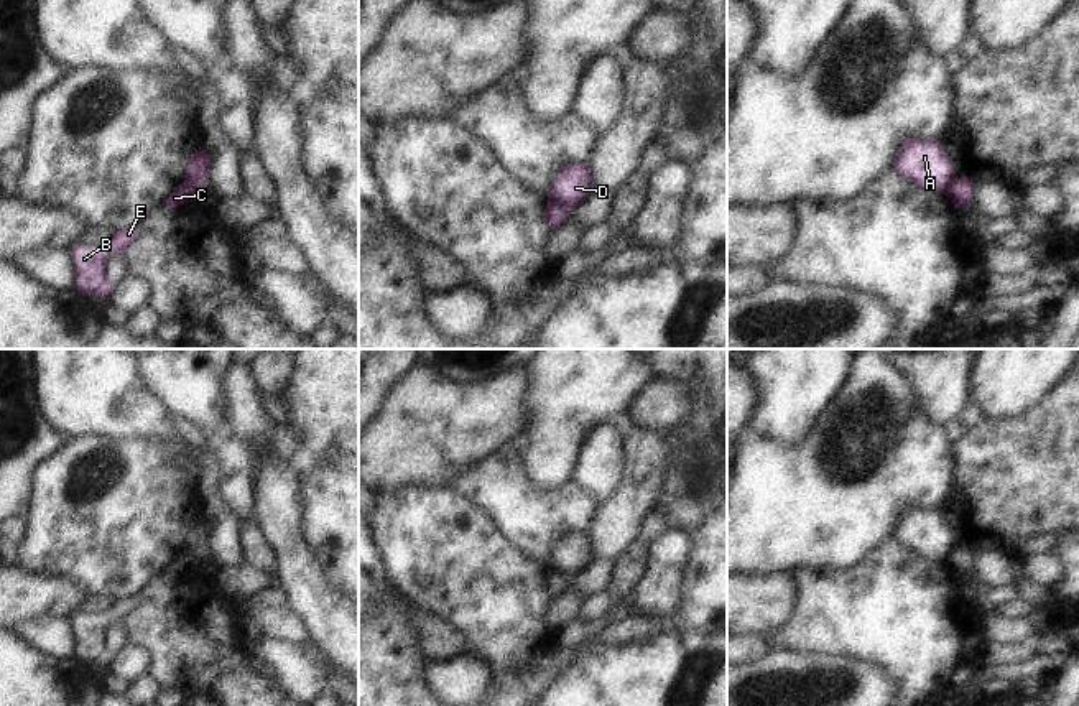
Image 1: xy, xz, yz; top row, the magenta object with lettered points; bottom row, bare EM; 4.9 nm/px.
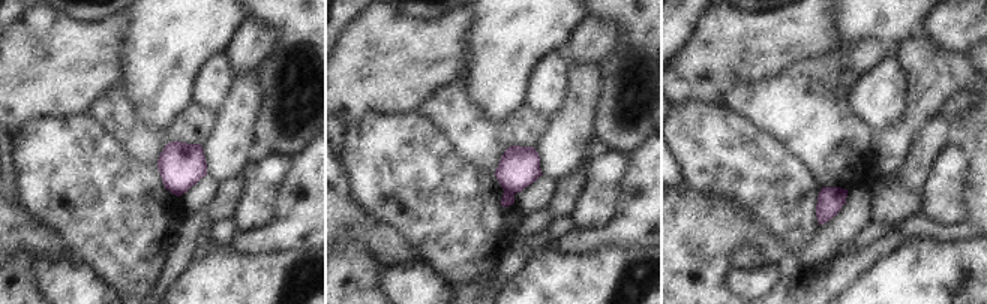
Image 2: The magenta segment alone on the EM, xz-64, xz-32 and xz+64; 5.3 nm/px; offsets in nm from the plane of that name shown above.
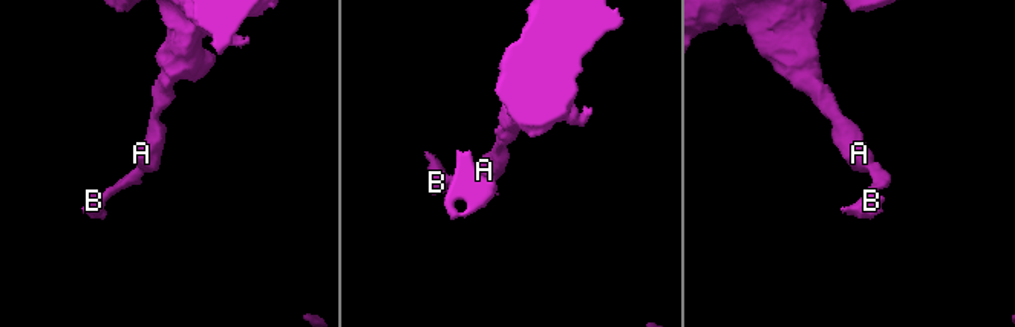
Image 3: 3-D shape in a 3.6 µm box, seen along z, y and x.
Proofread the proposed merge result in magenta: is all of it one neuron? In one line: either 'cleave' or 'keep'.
cleave

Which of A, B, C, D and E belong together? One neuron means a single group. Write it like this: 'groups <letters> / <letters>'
groups A D / B C E

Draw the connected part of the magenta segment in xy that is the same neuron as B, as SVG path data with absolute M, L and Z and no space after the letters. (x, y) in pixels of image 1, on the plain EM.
M137 596L118 597L102 614L71 615L76 645L74 657L89 667L109 668L113 653L107 647L105 630L110 624L122 622L137 607L137 602Z

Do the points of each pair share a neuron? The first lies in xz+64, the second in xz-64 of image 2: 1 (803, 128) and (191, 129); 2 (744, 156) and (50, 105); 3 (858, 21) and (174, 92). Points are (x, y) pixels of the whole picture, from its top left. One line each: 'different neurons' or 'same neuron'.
1: same neuron
2: different neurons
3: same neuron

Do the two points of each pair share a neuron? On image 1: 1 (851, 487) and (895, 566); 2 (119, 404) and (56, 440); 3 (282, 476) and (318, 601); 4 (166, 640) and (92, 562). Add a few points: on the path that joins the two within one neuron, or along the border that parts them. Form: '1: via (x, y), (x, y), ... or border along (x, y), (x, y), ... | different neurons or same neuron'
1: border along (892, 534), (879, 540), (854, 566) | different neurons
2: border along (40, 405), (45, 418), (64, 436) | different neurons
3: via (282, 507), (282, 532), (295, 557), (296, 570) | same neuron
4: border along (163, 570), (135, 594) | different neurons

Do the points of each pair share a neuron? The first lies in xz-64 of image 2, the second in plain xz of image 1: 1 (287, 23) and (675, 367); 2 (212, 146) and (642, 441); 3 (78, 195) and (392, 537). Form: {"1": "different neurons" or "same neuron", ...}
{"1": "same neuron", "2": "same neuron", "3": "same neuron"}

